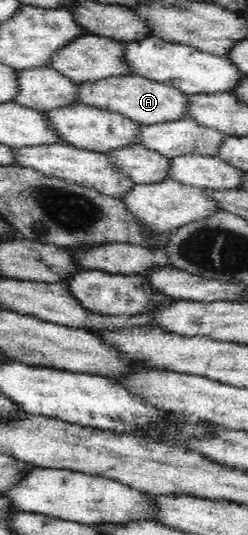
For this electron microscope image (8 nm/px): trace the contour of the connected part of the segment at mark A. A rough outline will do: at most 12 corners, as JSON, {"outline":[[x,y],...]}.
{"outline":[[136,74],[77,84],[77,102],[132,122],[187,116],[184,92]]}

